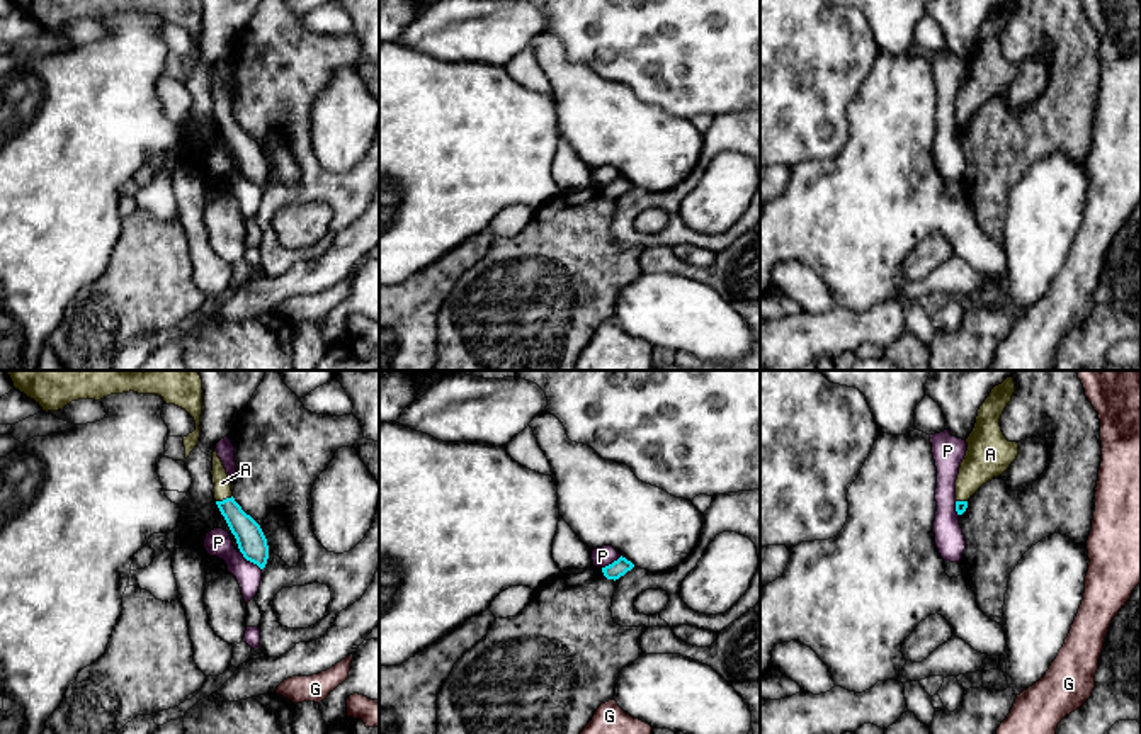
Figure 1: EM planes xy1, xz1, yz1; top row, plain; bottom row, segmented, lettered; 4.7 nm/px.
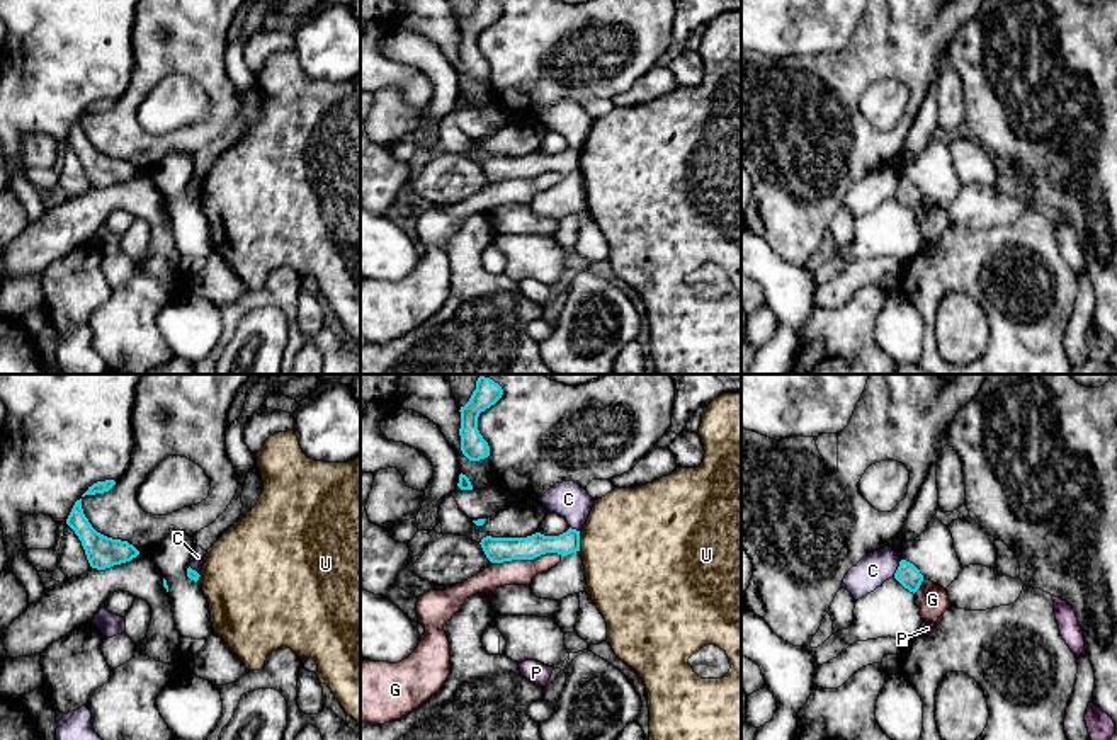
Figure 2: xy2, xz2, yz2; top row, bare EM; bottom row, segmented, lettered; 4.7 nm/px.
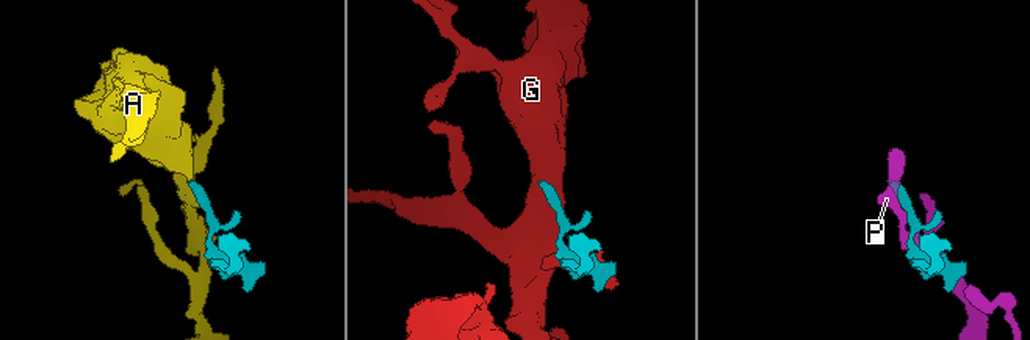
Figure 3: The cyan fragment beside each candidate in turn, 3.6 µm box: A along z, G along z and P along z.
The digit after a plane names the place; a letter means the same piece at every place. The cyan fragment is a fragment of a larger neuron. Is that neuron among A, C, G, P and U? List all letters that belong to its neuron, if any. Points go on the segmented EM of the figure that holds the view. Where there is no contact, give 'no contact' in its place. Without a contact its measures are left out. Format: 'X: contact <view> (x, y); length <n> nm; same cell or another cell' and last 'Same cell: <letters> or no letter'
A: contact xy1 (223, 500); length 90 nm; same cell
C: contact yz2 (898, 569); length 90 nm; another cell
G: contact xz2 (527, 558); length 340 nm; another cell
P: contact xy1 (250, 561); length 140 nm; another cell
U: contact xz2 (578, 541); length 100 nm; another cell
Same cell: A

